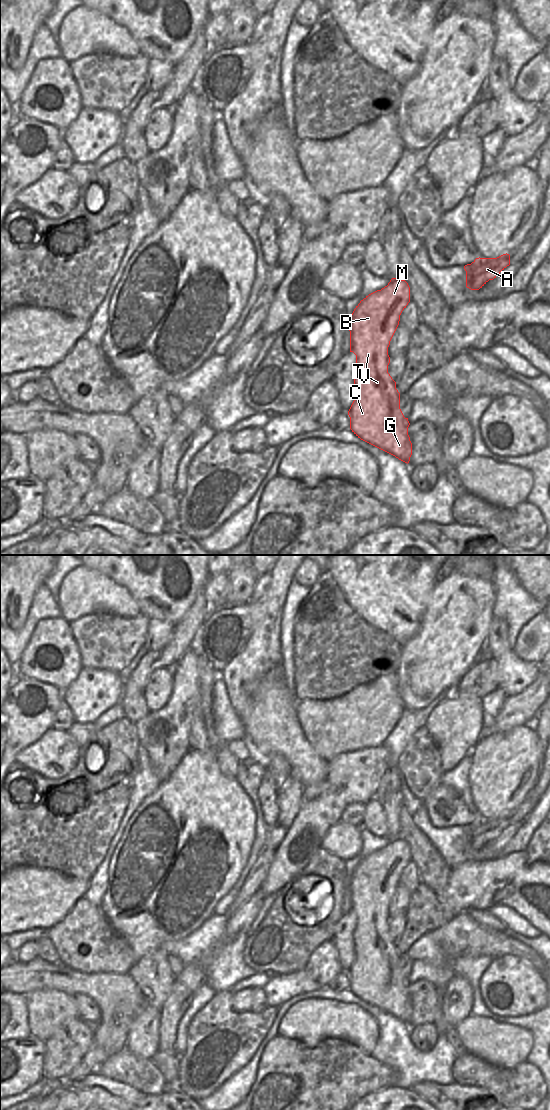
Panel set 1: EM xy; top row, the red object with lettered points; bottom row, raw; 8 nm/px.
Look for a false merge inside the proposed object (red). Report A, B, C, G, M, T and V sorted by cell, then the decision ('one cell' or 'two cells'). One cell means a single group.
A B C G M T V | one cell

